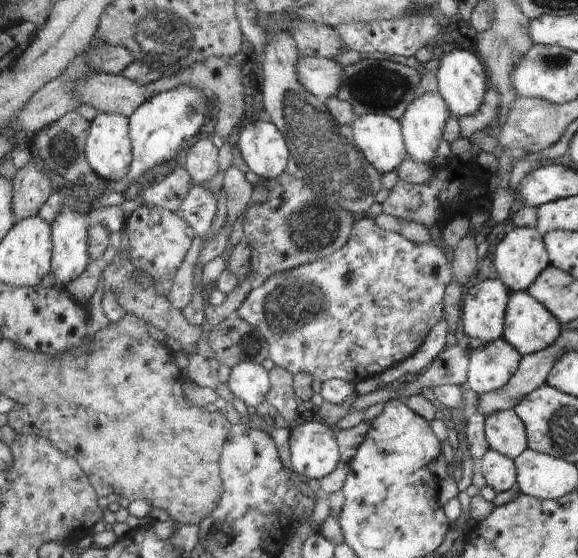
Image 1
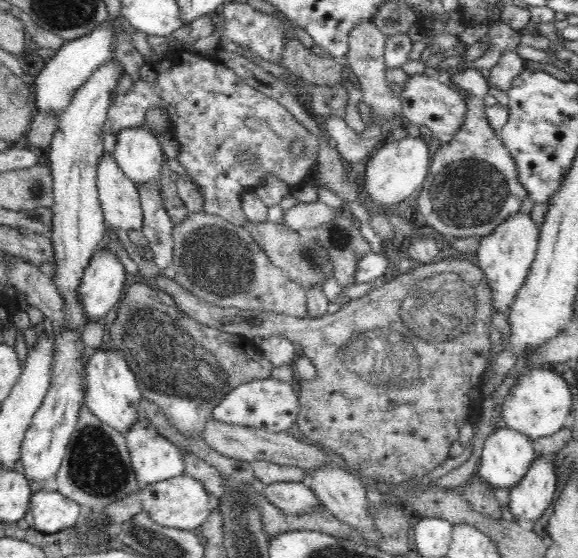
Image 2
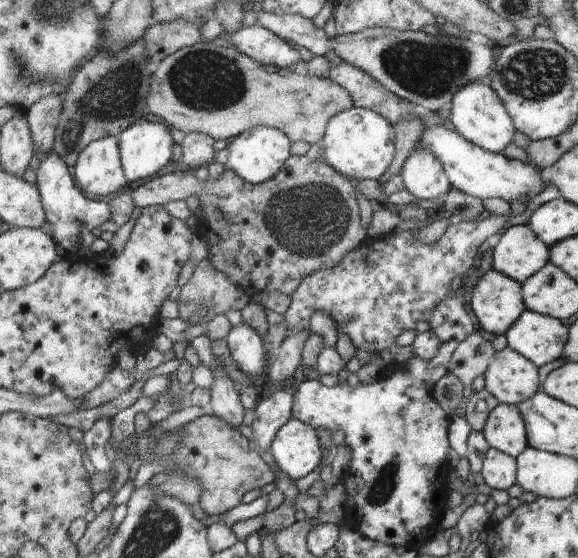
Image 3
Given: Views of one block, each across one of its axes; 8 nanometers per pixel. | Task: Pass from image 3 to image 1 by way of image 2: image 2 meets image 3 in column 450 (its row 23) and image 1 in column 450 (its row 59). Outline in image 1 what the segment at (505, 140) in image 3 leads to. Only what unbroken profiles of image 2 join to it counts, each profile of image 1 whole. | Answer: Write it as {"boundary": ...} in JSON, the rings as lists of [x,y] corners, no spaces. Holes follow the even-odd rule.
{"boundary":[[[455,46],[445,48],[445,51],[436,58],[438,68],[436,70],[438,93],[446,100],[451,115],[462,118],[472,116],[480,110],[484,94],[488,88],[486,67],[477,56],[476,52],[468,51]]]}

